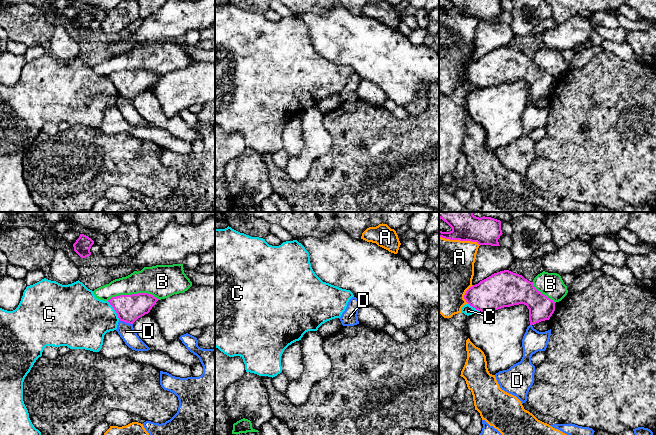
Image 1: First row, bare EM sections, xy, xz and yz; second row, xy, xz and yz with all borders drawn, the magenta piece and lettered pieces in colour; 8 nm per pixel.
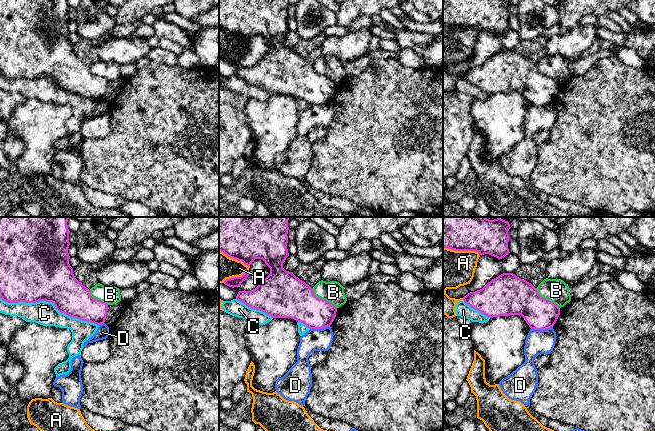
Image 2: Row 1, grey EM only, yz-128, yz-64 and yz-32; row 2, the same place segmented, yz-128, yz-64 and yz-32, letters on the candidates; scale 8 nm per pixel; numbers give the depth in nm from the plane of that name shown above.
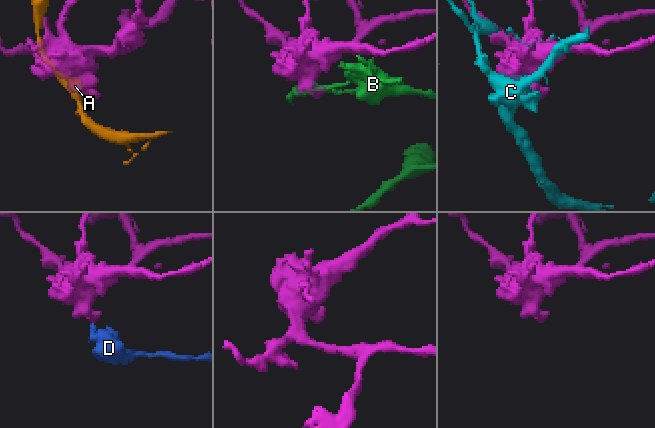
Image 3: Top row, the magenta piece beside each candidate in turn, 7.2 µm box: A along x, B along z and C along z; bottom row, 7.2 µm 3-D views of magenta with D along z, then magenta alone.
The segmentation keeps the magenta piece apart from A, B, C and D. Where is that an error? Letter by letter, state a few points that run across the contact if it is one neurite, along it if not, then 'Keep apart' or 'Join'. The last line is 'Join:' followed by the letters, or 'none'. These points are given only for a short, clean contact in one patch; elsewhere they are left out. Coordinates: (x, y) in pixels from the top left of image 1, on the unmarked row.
A: Keep apart
B: Keep apart
C: Keep apart
D: Line: xy (119, 95), (132, 100). Keep apart
Join: none

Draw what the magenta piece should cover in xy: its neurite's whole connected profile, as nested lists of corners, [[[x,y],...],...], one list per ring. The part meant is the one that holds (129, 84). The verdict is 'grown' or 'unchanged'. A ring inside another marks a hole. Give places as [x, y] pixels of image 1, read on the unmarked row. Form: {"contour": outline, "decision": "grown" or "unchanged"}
{"contour": [[[148,69],[119,71],[108,76],[120,97],[133,100],[148,90],[159,75]]], "decision": "unchanged"}

